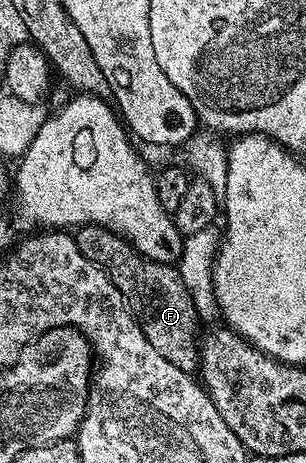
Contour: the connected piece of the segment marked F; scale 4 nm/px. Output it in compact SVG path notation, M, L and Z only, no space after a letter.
M81 226L74 237L82 256L108 275L118 292L125 298L146 340L154 344L161 356L166 356L174 368L195 375L200 368L201 347L196 347L196 302L189 294L179 269L167 262L151 262L139 254L128 239L105 226Z

